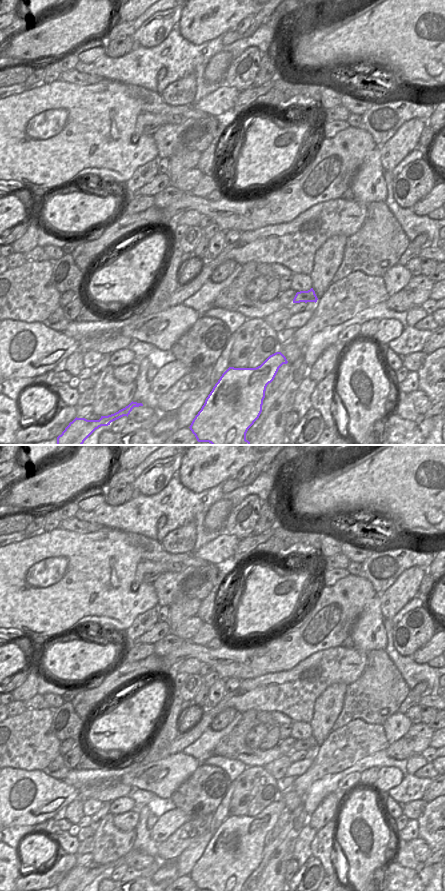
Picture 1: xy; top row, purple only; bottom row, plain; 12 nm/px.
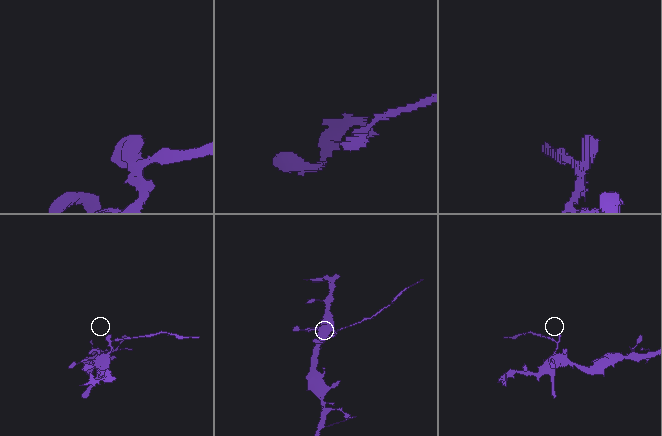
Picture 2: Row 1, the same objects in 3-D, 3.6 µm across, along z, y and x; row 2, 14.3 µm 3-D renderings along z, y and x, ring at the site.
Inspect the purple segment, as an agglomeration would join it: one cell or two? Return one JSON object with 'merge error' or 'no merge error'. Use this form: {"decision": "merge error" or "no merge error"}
{"decision": "merge error"}

